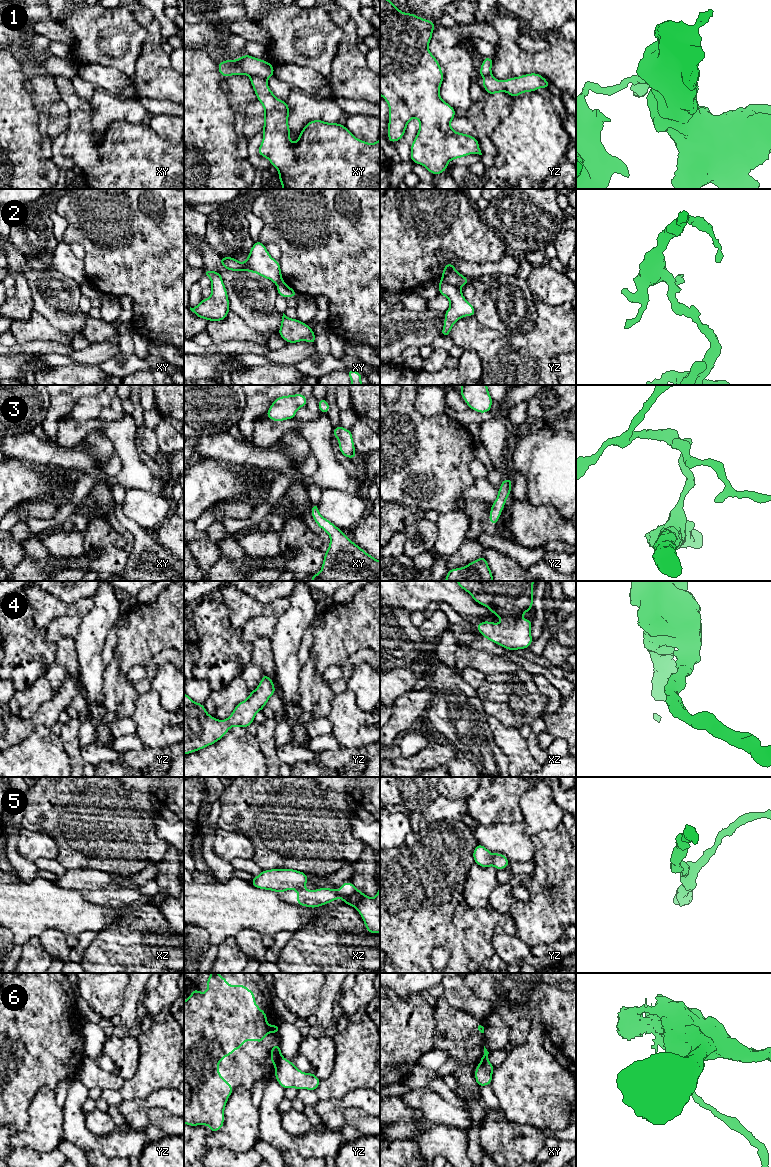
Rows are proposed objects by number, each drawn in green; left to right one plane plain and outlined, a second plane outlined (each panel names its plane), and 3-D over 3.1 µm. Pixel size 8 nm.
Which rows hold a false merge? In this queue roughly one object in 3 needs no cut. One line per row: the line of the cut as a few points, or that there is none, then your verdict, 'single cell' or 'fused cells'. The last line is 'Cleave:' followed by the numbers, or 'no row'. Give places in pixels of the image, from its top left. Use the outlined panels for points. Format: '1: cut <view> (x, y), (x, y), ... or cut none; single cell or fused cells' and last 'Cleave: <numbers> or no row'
1: cut xy (251, 76), (261, 76), (267, 80); fused cells
2: cut yz (440, 281), (457, 287); fused cells
3: cut none; single cell
4: cut none; single cell
5: cut none; single cell
6: cut yz (281, 1056), (275, 1065); fused cells
Cleave: 1, 2, 6

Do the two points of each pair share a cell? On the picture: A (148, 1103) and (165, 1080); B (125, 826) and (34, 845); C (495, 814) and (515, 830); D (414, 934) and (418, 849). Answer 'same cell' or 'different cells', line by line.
A: different cells
B: different cells
C: different cells
D: same cell

